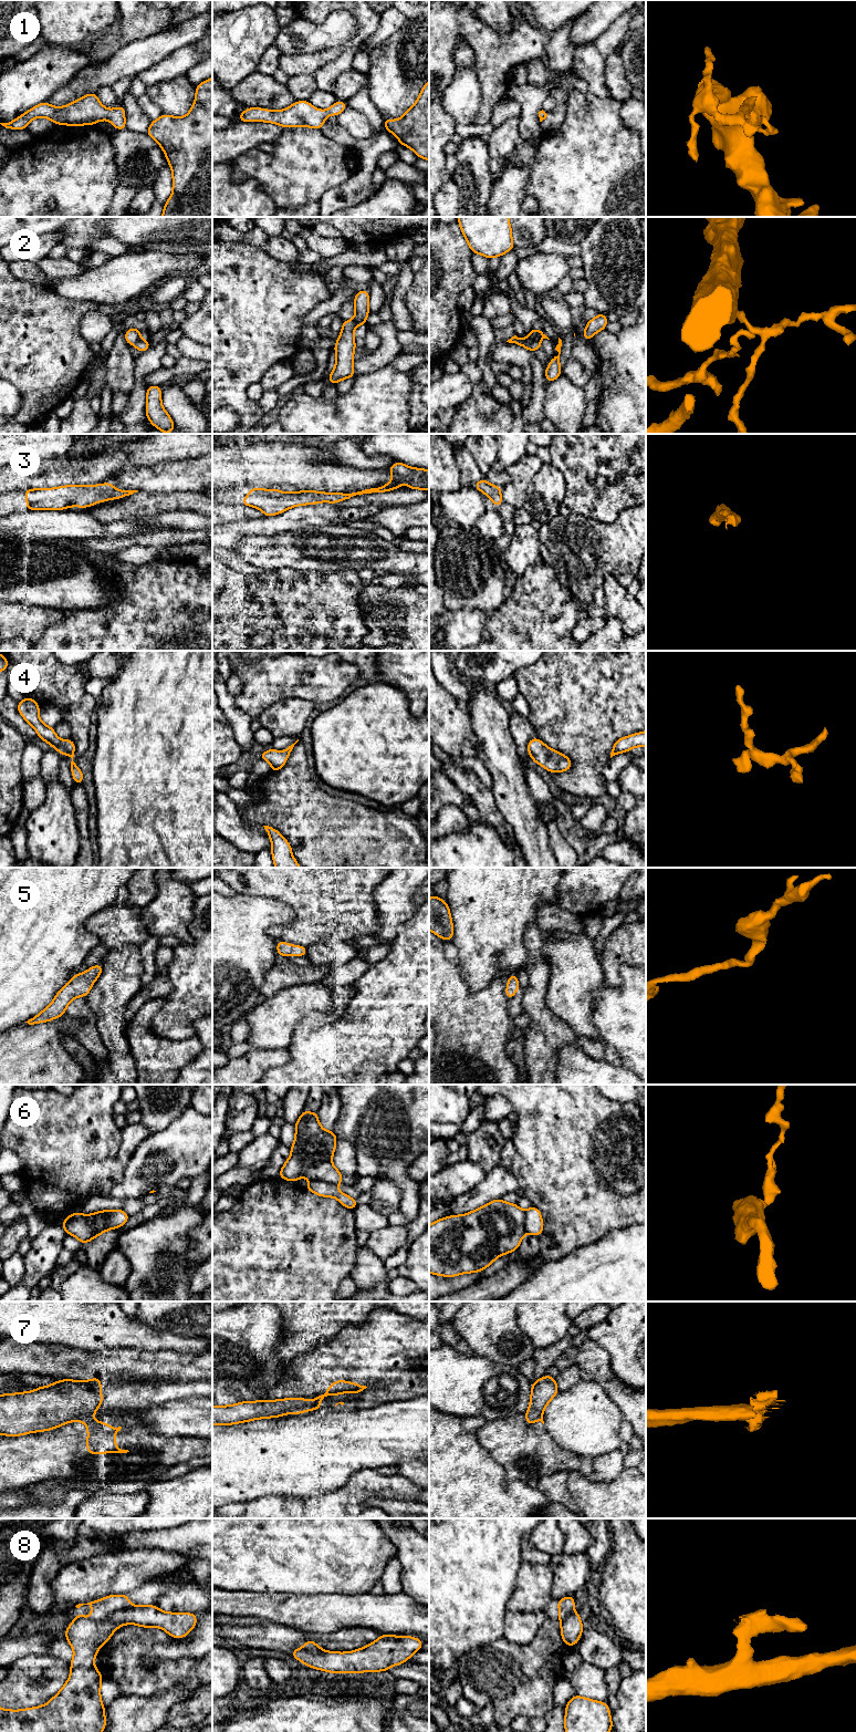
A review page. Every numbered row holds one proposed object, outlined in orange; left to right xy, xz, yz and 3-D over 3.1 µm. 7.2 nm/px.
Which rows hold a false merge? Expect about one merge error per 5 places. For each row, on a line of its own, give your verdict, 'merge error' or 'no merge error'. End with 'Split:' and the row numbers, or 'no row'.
1: no merge error
2: merge error
3: no merge error
4: no merge error
5: no merge error
6: merge error
7: merge error
8: merge error
Split: 2, 6, 7, 8

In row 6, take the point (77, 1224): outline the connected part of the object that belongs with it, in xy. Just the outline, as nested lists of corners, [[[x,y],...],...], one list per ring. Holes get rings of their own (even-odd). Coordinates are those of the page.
[[[107,1210],[106,1222],[107,1222],[108,1227],[106,1231],[118,1228],[123,1226],[128,1220],[129,1220],[129,1215],[123,1210]],[[76,1211],[72,1215],[66,1216],[61,1225],[64,1228],[66,1234],[75,1236],[82,1243],[82,1245],[86,1244],[87,1242],[97,1237],[102,1233],[106,1232],[106,1231],[103,1231],[102,1233],[96,1233],[93,1228],[94,1224],[92,1223],[90,1216],[84,1215],[80,1213],[79,1211]]]

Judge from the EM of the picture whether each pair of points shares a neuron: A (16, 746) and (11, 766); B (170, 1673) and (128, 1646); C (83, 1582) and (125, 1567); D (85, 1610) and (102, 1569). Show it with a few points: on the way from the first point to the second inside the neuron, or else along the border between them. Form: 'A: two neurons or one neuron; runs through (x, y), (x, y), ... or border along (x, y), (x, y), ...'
A: one neuron; runs through (11, 750), (11, 761)
B: one neuron; runs through (157, 1675), (146, 1675), (131, 1659)
C: one neuron; runs through (93, 1578), (115, 1573)
D: two neurons; border along (114, 1595), (107, 1595), (76, 1605)

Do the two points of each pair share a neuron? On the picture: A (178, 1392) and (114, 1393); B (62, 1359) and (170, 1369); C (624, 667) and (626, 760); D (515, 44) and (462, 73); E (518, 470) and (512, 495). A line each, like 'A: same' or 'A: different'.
A: same
B: same
C: different
D: different
E: same

